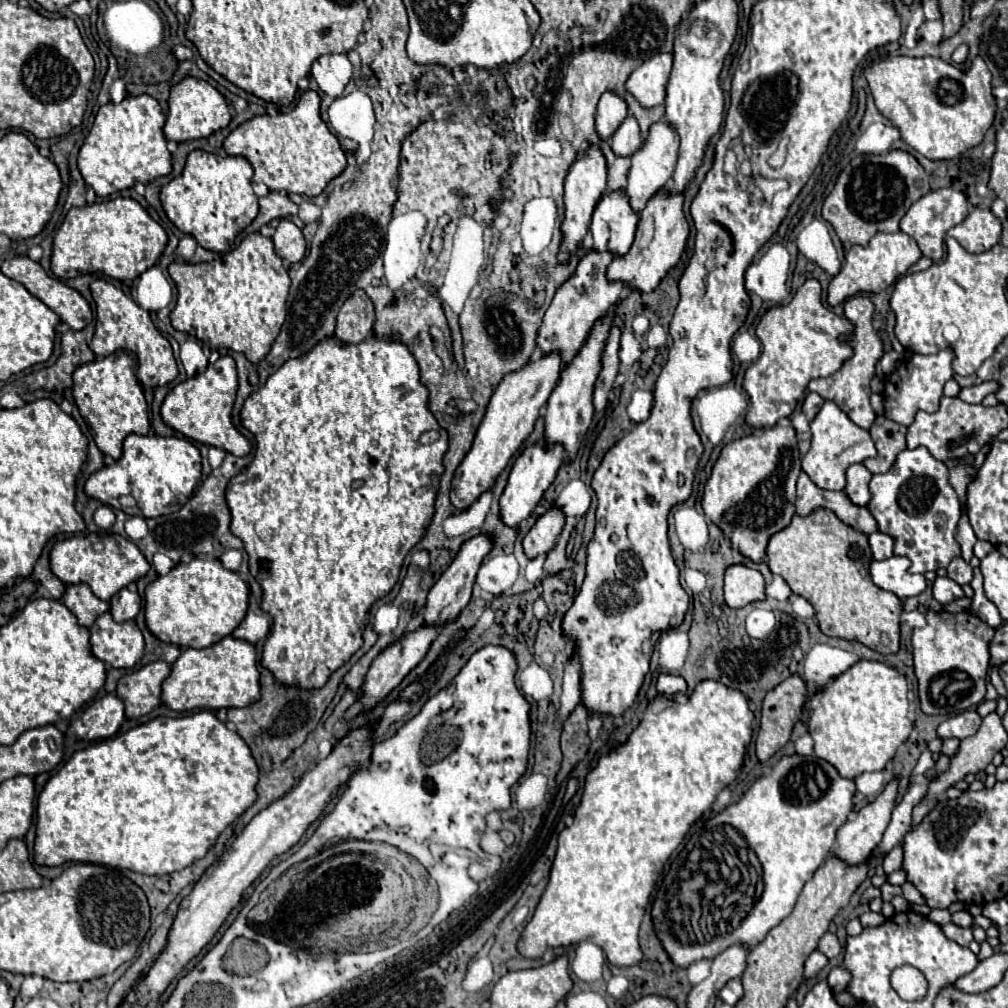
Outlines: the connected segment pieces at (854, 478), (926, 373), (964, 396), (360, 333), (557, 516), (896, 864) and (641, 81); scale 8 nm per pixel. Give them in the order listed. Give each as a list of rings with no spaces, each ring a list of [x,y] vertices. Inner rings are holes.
[[[853,464],[847,468],[847,486],[845,486],[845,494],[849,496],[849,500],[857,506],[865,506],[871,498],[869,494],[869,484],[871,480],[871,472],[863,466],[863,464]]]
[[[943,350],[933,356],[913,354],[911,358],[903,360],[899,364],[899,368],[885,380],[885,386],[883,386],[883,410],[885,412],[883,412],[883,416],[901,426],[909,426],[919,410],[925,410],[931,414],[937,412],[939,400],[943,396],[943,384],[953,376],[951,360],[953,360],[951,350]]]
[[[995,380],[977,384],[977,386],[967,386],[967,388],[961,388],[959,398],[961,398],[963,402],[969,402],[969,404],[981,404],[981,400],[983,400],[987,394],[995,392],[995,388],[997,388]]]
[[[353,292],[353,296],[339,310],[335,338],[341,344],[359,344],[373,332],[373,322],[375,312],[371,300],[365,292]]]
[[[551,504],[543,516],[537,518],[537,522],[531,526],[527,536],[523,538],[523,548],[529,558],[535,558],[539,554],[545,554],[551,550],[555,538],[561,534],[565,516],[559,506]]]
[[[895,846],[883,858],[883,870],[885,870],[885,874],[891,874],[891,872],[899,870],[901,868],[901,862],[903,862],[903,848],[901,846]]]
[[[655,54],[645,60],[627,80],[627,90],[641,102],[641,106],[651,108],[663,104],[667,80],[671,74],[671,54]]]

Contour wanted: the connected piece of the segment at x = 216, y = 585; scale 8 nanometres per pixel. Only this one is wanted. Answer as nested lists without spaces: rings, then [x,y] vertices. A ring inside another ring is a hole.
[[[193,558],[191,562],[179,562],[175,568],[171,568],[169,574],[155,578],[145,588],[145,622],[149,632],[161,642],[183,648],[209,648],[225,636],[229,636],[241,624],[247,612],[247,598],[247,584],[241,580],[237,572],[225,570],[219,560]]]

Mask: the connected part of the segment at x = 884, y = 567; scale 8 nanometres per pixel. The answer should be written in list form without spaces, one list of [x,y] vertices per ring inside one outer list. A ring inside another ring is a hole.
[[[891,556],[881,562],[871,562],[869,574],[871,580],[893,594],[897,594],[901,600],[909,596],[917,596],[925,590],[925,578],[923,574],[913,574],[911,570],[911,560],[901,558],[901,556]]]

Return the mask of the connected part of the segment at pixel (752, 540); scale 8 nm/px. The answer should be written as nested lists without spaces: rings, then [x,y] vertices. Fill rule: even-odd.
[[[773,426],[759,436],[751,434],[751,436],[733,440],[721,450],[711,470],[711,476],[705,484],[703,500],[701,500],[703,512],[731,540],[733,550],[737,550],[745,558],[759,564],[767,556],[765,550],[767,550],[769,538],[785,530],[791,524],[791,518],[795,516],[795,482],[799,472],[801,472],[801,458],[797,450],[795,430],[791,426]]]

